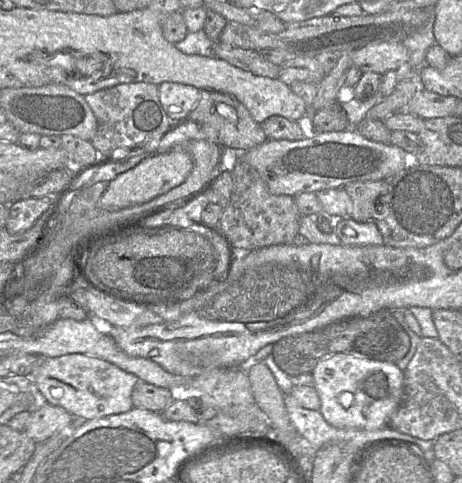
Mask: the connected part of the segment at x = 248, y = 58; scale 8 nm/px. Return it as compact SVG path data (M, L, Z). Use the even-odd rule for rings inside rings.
M215 42L213 55L257 76L272 79L276 79L279 76L279 66L264 59L257 50L232 48Z

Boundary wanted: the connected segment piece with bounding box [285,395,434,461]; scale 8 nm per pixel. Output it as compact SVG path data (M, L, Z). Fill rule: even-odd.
M285 395L288 416L298 433L307 440L315 450L328 443L346 443L348 446L360 447L366 442L380 438L394 438L415 444L433 461L434 440L421 440L408 434L400 433L389 426L378 430L359 430L355 428L336 428L327 423L319 411L301 407L291 395Z

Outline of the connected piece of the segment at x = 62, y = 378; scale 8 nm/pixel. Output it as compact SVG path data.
M80 353L43 358L30 378L47 403L64 408L77 418L79 425L86 420L129 411L133 408L131 399L133 388L141 381L136 375L110 362Z

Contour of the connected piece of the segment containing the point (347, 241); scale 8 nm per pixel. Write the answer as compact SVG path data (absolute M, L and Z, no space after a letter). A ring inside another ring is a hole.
M341 217L341 220L335 226L334 233L341 239L343 245L379 246L384 244L375 221L360 223L351 217Z

